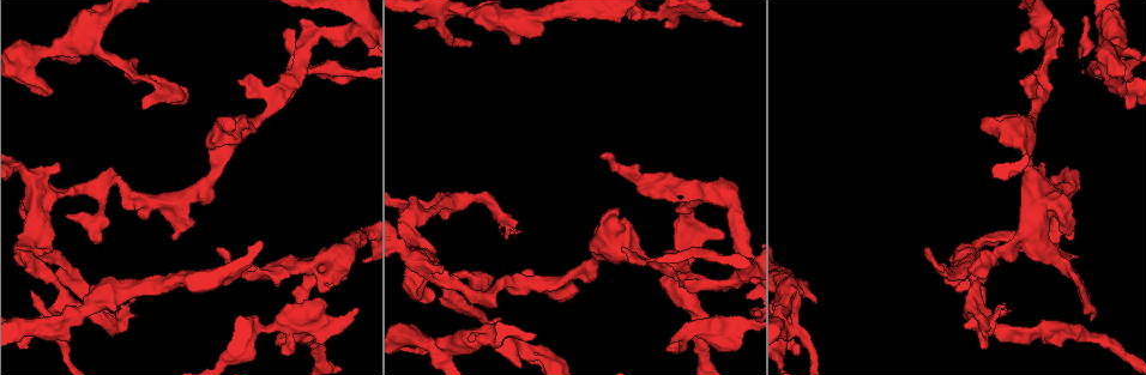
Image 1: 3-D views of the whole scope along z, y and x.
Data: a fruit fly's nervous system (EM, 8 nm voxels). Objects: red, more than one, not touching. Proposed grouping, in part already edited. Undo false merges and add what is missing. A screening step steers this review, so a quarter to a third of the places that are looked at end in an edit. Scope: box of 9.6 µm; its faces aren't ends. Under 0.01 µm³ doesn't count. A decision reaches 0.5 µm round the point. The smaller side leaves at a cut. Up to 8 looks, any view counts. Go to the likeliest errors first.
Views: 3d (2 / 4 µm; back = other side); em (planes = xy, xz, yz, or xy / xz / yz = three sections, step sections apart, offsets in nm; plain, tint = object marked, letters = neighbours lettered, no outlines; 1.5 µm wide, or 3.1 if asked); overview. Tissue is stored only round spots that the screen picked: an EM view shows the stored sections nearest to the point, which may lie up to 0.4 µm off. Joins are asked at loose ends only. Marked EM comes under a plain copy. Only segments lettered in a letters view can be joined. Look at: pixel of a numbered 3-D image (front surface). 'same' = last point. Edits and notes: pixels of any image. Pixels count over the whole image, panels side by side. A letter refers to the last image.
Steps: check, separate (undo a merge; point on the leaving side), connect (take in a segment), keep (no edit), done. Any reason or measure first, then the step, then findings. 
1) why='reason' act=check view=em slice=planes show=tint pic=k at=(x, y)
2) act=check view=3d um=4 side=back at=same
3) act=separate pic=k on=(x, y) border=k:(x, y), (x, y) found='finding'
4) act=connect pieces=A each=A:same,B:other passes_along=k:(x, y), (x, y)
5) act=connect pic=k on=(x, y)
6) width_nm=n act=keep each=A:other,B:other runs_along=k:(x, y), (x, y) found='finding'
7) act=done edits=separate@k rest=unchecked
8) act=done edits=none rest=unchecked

why='an open end' act=check view=3d um=4 pic=1 at=(357, 310)

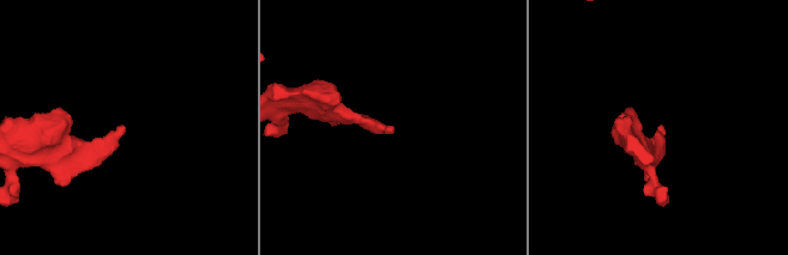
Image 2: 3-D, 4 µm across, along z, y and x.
act=check view=em slice=planes show=letters pic=2 at=(125, 127)

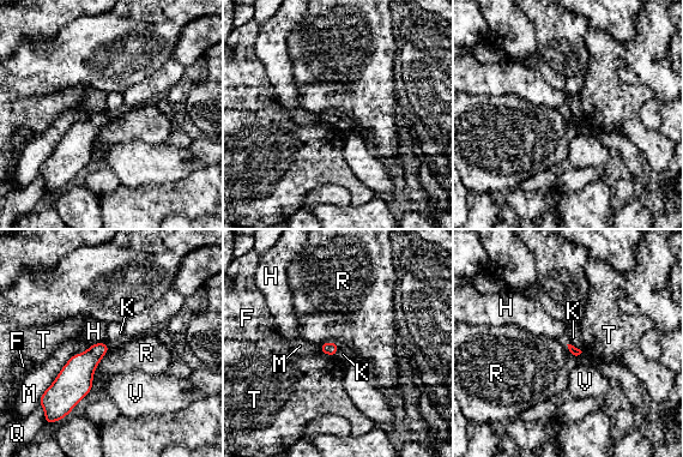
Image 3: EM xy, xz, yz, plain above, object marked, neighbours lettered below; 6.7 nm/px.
longest_contact=M:460nm act=keep each=F:other,H:other,K:other,M:other,Q:other,R:other,T:other,V:other border=3:(567, 343), (580, 350) found='none of them fits'

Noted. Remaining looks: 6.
why='branch stops here' act=check view=3d um=4 pic=1 at=(281, 352)

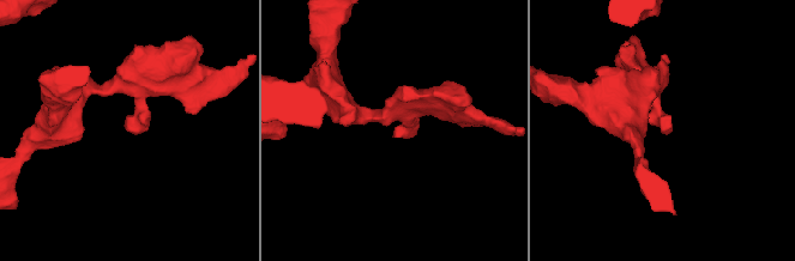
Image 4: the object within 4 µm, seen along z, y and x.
act=check view=em slice=planes show=letters pic=4 at=(671, 129)

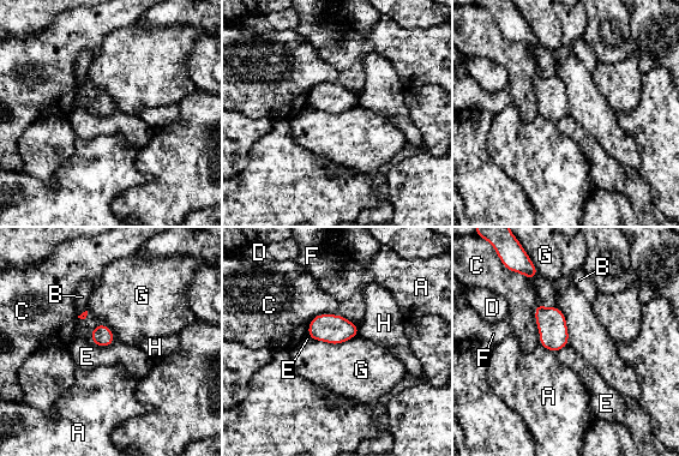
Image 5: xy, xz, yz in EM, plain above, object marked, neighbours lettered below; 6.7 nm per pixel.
act=keep each=A:other,B:other,C:other,D:other,E:other,F:other,G:other,H:other border=5:(88, 334), (103, 323), (114, 342) found='no lettered segment goes on from it'

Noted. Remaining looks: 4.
why='branch stops here' act=check view=3d um=4 pic=1 at=(416, 24)

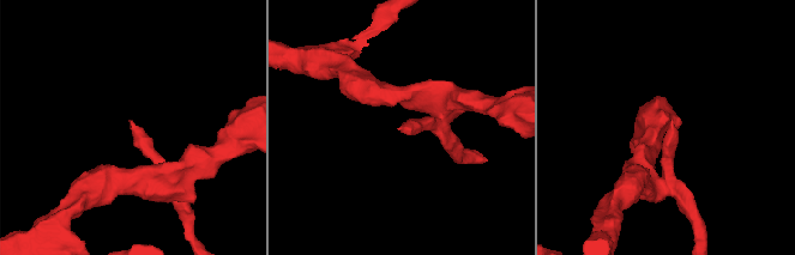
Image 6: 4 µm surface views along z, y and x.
act=check view=em slice=planes show=tint pic=6 at=(130, 122)

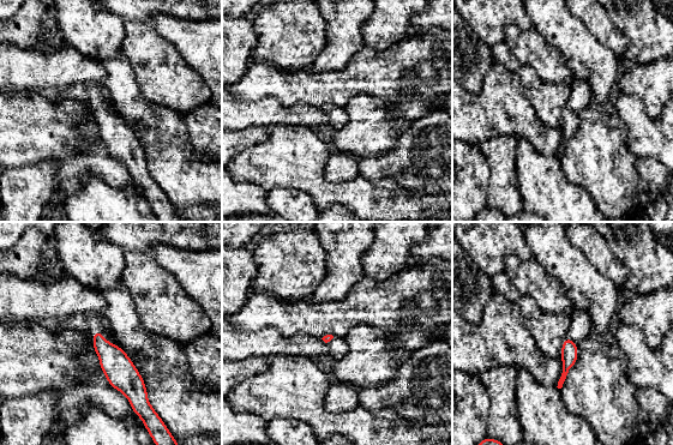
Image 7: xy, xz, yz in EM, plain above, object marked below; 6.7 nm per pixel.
why='what lies round it' act=check view=em slice=planes show=letters at=same

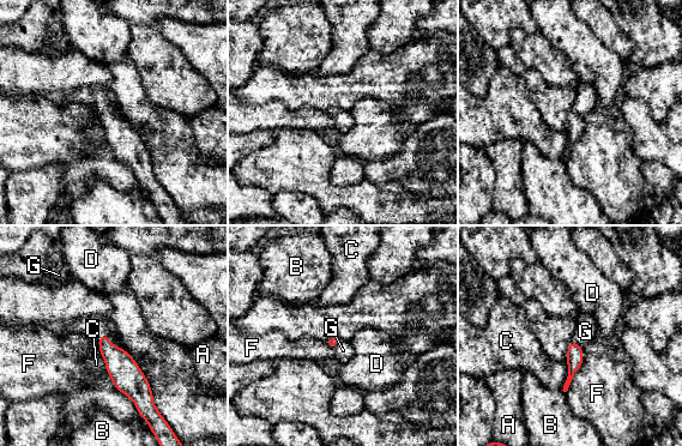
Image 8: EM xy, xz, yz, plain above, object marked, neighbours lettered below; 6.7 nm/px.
act=connect pieces=G each=A:other,B:other,C:other,D:other,F:other,G:same found='it goes on there'

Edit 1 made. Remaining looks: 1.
act=done edits=connect@8 rest=unchecked

